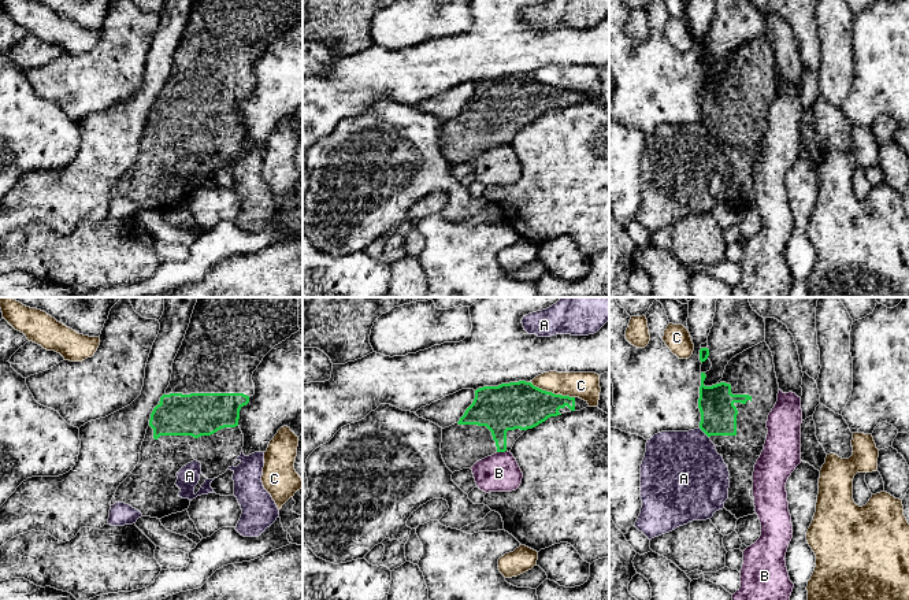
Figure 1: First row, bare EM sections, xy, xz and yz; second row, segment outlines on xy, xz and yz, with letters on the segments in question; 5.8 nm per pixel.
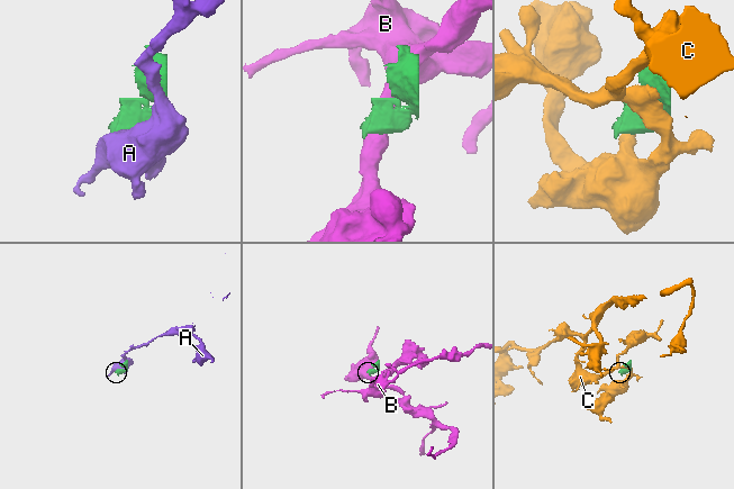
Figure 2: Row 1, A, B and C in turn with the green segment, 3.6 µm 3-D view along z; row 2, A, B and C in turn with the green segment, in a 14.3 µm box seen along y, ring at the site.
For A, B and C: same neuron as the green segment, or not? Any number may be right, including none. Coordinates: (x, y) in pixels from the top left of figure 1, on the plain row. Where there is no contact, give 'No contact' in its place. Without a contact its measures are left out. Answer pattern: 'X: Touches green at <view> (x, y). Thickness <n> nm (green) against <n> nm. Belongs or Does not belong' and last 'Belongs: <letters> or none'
A: Touches green at yz (704, 125). Thickness 200 nm (green) against 440 nm. Does not belong
B: Touches green at xz (501, 144). Thickness 280 nm (green) against 220 nm. Does not belong
C: Touches green at xz (551, 85). Thickness 280 nm (green) against 160 nm. Does not belong
Belongs: none

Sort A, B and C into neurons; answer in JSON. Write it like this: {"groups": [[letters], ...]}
{"groups": [["A"], ["B"], ["C"]]}

